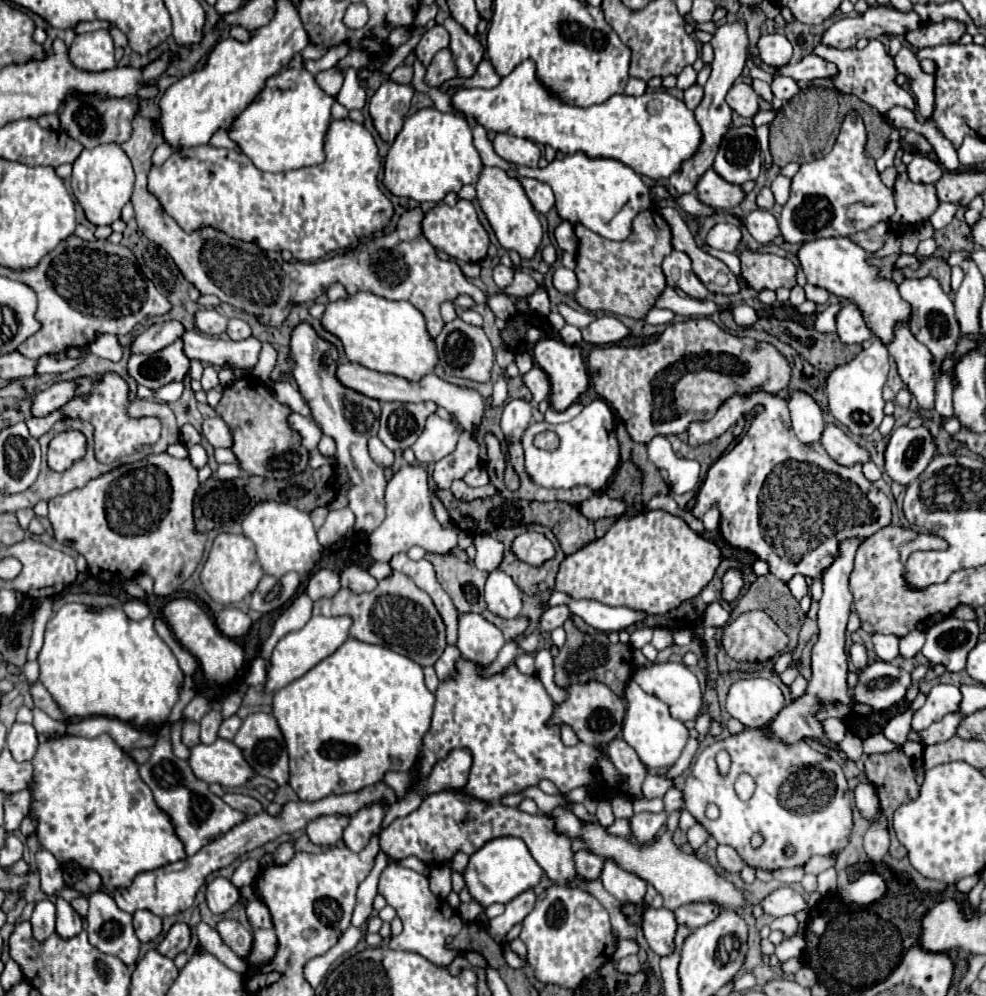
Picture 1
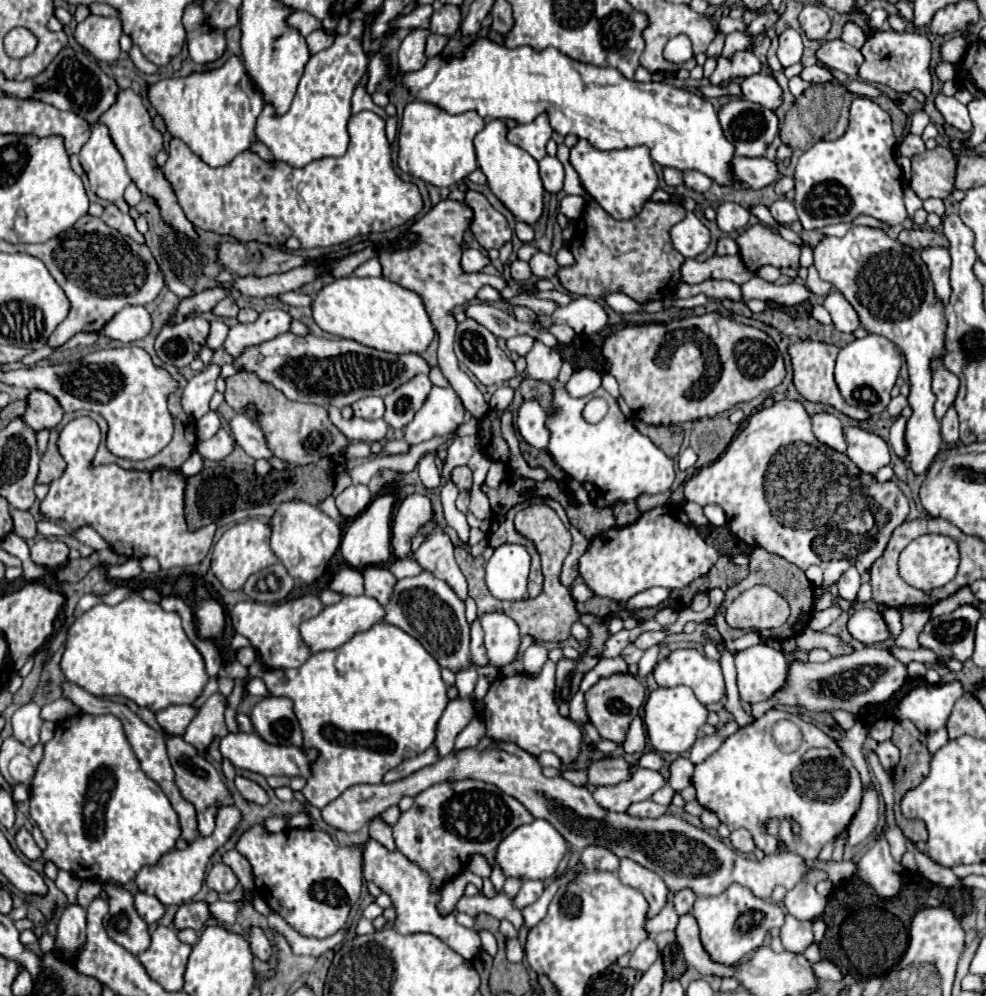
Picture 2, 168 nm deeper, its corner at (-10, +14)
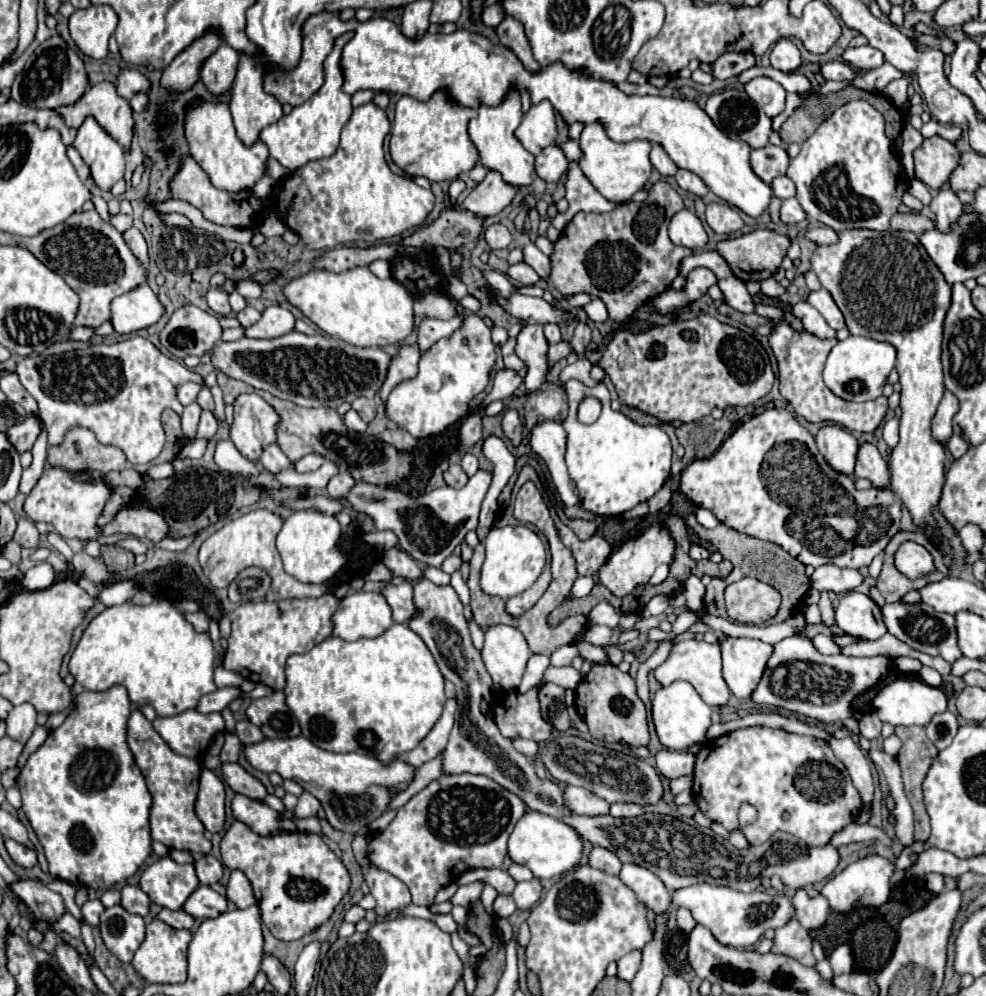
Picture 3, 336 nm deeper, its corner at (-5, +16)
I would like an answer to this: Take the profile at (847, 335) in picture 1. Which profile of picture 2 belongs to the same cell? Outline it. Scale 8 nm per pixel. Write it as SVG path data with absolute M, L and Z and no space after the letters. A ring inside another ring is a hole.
M830 292L824 300L824 308L830 312L832 322L840 332L854 332L860 328L860 318L842 292Z

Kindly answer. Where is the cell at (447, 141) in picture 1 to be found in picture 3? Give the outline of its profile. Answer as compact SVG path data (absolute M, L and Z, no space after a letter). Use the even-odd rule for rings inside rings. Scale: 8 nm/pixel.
M445 88L433 92L433 96L425 102L415 100L411 96L401 96L395 108L395 120L389 140L389 156L399 168L411 174L425 176L431 182L443 182L443 180L451 182L459 174L469 172L479 162L479 152L467 134L469 118L475 116L477 112L473 108L465 108L455 100L451 100Z

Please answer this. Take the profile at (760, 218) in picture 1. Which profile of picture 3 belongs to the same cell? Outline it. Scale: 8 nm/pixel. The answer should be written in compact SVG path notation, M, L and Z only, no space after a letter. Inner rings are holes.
M787 198L787 200L783 200L783 204L781 204L781 220L783 220L785 224L801 222L801 220L805 220L805 218L807 218L807 214L805 214L805 210L801 208L801 204L799 204L797 198Z

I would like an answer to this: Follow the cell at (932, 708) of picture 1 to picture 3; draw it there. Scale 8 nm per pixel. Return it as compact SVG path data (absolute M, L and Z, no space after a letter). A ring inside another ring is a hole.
M901 678L885 684L871 698L871 706L873 706L873 712L879 716L879 720L891 726L913 726L913 724L927 726L935 714L947 710L947 696L943 694L941 688L933 688L929 684L923 684L921 680Z

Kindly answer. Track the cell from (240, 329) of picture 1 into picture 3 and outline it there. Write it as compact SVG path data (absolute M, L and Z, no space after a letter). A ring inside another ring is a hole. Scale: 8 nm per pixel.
M247 306L243 312L237 314L237 318L239 318L239 322L247 328L247 326L253 326L253 324L261 318L261 312L255 310L255 308L249 308L249 306Z

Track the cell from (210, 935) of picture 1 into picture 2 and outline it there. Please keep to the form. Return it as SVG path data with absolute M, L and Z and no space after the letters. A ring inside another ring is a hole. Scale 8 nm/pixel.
M218 900L218 902L210 904L210 912L212 912L212 916L216 918L218 924L230 926L230 924L236 922L238 906L236 906L236 904L230 904L230 902L220 902L220 900Z

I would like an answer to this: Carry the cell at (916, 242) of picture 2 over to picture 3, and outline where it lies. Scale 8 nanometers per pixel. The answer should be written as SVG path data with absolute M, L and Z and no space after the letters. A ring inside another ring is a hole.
M897 212L891 218L891 228L895 228L895 230L909 230L909 232L915 232L915 234L923 234L923 232L931 230L933 226L935 224L927 216L917 214L917 212L907 212L907 214Z

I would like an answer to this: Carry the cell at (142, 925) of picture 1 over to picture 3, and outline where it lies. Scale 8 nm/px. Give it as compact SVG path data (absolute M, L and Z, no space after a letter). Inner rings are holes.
M123 886L121 890L121 906L131 912L145 916L149 912L149 896L139 886Z

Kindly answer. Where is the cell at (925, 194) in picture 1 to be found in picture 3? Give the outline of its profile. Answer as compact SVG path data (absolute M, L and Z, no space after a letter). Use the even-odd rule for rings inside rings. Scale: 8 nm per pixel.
M941 136L923 140L923 144L913 152L915 158L915 178L933 190L947 184L951 172L959 164L961 152L957 146Z

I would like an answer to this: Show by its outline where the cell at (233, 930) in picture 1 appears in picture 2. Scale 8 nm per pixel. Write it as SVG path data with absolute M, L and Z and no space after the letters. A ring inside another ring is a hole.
M252 926L250 932L248 932L248 942L250 942L250 948L252 948L252 954L254 956L258 956L262 962L270 960L272 946L270 946L270 940L266 938L266 934L264 934L262 928Z

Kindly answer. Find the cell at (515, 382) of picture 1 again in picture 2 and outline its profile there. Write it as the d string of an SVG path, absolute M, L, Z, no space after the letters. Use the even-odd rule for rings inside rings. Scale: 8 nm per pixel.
M524 378L522 384L516 388L516 394L514 394L514 402L510 404L510 412L516 414L516 406L520 406L520 402L524 398L536 398L542 408L548 412L550 410L550 396L552 396L552 388L550 384L546 382L540 382L540 380L532 380L532 378Z

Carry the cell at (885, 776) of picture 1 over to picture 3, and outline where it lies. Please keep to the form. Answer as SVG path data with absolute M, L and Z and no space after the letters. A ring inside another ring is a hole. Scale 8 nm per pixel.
M899 726L895 734L901 738L903 746L897 754L897 762L901 766L901 776L905 784L905 794L911 800L915 810L915 840L925 842L929 838L929 814L923 804L923 780L939 750L927 738L923 726Z

